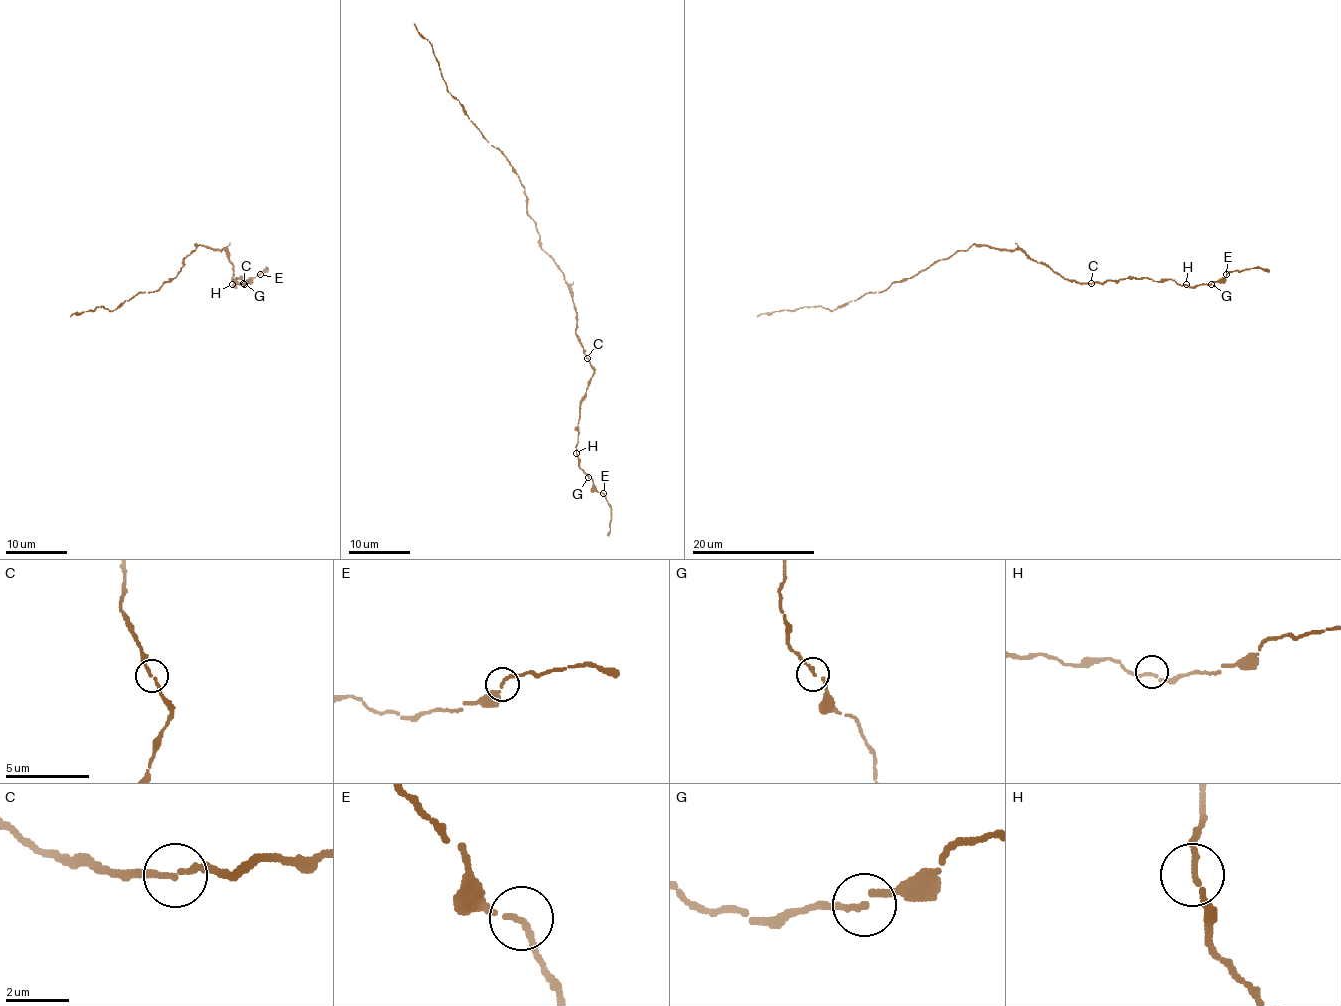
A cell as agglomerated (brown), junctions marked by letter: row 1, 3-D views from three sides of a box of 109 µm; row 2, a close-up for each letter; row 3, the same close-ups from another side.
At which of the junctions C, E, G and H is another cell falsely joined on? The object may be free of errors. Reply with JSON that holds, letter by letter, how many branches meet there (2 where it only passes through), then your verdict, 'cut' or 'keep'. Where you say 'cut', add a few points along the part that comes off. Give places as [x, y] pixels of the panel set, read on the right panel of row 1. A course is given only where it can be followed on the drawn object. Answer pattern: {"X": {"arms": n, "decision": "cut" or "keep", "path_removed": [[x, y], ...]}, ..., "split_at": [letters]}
{"C": {"arms": 2, "decision": "keep"}, "E": {"arms": 2, "decision": "keep"}, "G": {"arms": 2, "decision": "keep"}, "H": {"arms": 2, "decision": "keep"}, "split_at": []}

